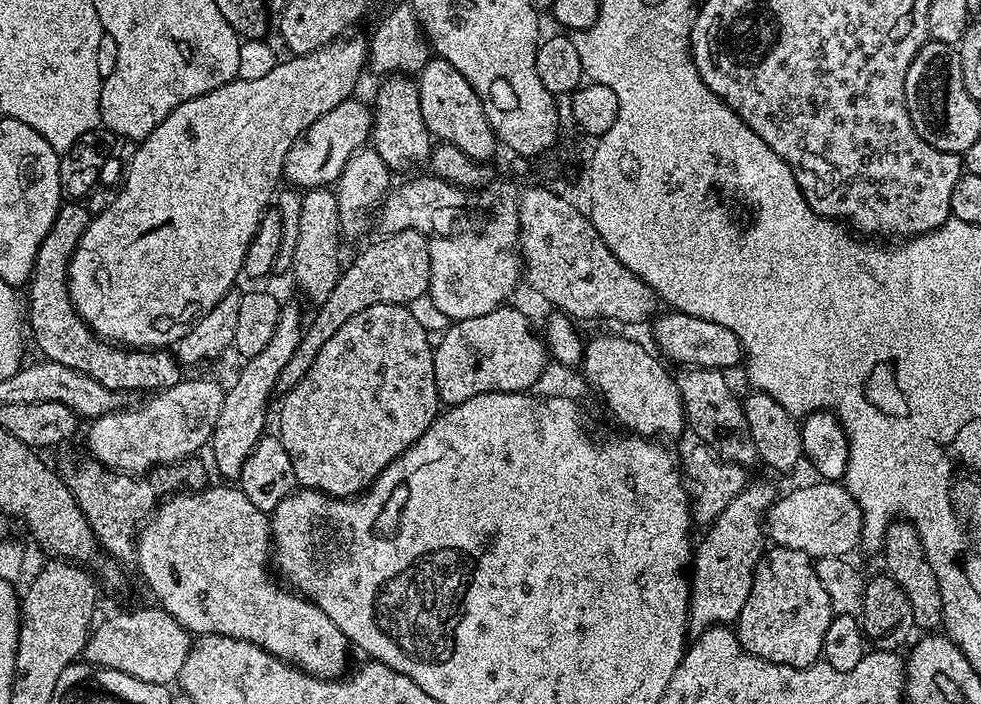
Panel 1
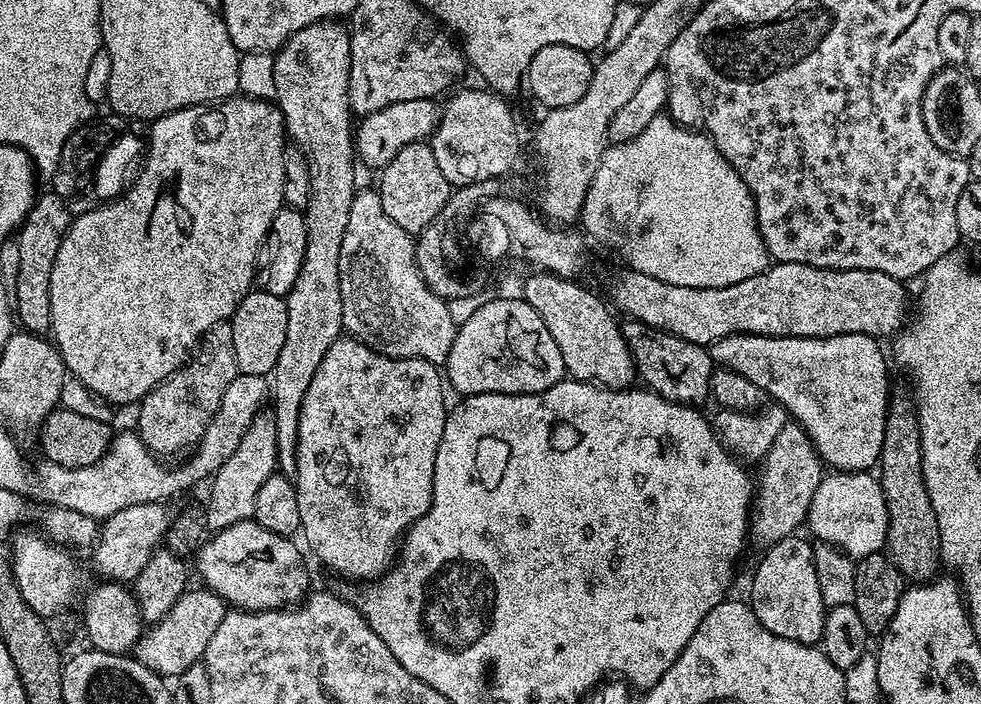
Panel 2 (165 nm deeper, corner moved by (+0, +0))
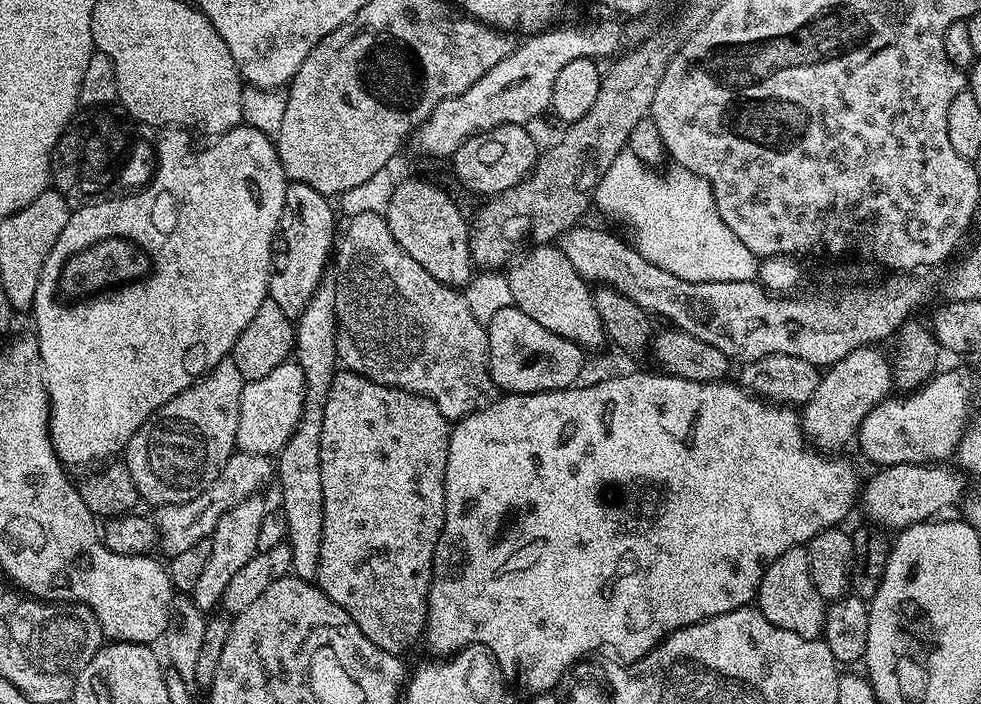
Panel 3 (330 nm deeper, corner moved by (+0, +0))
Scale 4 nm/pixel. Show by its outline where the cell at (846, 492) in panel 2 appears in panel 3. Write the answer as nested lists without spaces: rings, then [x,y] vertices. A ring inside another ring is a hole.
[[[939,463],[890,465],[881,467],[877,476],[869,480],[867,477],[862,488],[862,508],[864,504],[865,514],[872,519],[869,521],[885,529],[899,530],[939,517],[943,508],[952,508],[960,499],[963,501],[964,484],[956,477],[957,469],[944,467],[948,466]]]

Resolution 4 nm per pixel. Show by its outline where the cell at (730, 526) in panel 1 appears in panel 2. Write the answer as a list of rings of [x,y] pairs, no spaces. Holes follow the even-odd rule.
[[[795,422],[782,426],[759,468],[760,480],[758,476],[754,484],[754,507],[750,512],[750,540],[771,546],[793,535],[799,529],[796,527],[807,521],[810,502],[814,502],[814,490],[818,490],[824,479],[826,468],[803,426]]]

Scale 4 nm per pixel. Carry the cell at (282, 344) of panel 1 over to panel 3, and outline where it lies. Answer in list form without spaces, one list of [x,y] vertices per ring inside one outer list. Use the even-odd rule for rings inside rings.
[[[263,495],[248,496],[242,502],[238,502],[222,518],[218,518],[218,526],[214,526],[210,537],[210,558],[206,558],[206,566],[202,574],[198,574],[198,582],[191,590],[192,600],[204,613],[213,611],[212,607],[219,605],[224,596],[226,586],[230,584],[230,578],[250,562],[257,554],[258,526],[262,526],[262,518],[266,511]]]

